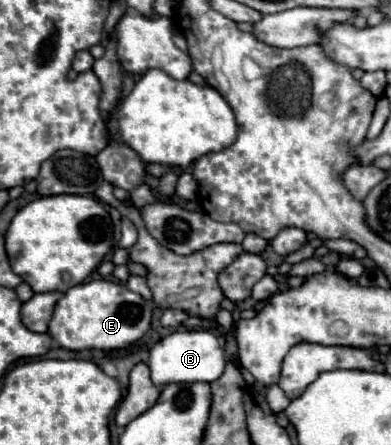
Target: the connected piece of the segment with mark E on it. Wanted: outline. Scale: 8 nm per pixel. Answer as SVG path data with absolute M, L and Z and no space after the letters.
M93 279L73 285L61 295L49 321L49 335L67 351L83 351L91 347L105 351L123 349L147 333L151 325L151 313L153 303L129 291L125 285L107 279Z

